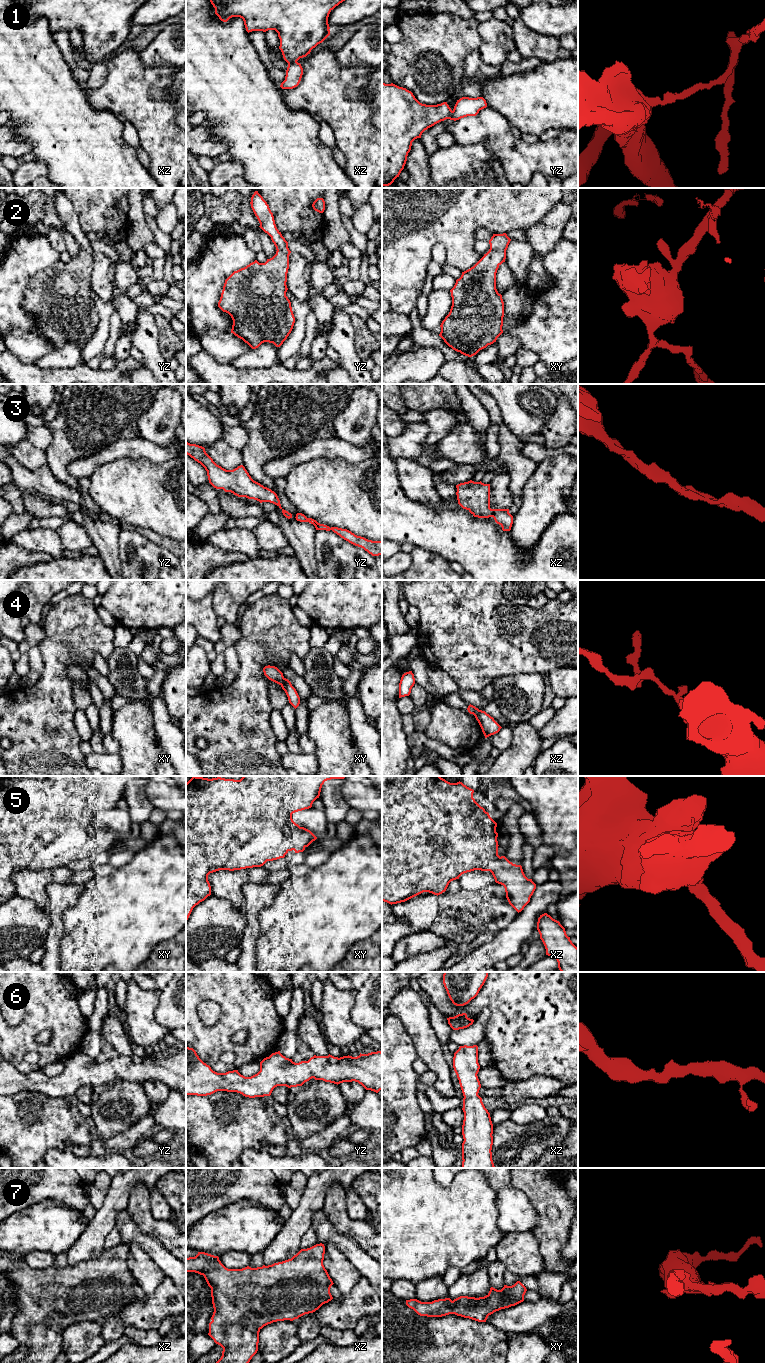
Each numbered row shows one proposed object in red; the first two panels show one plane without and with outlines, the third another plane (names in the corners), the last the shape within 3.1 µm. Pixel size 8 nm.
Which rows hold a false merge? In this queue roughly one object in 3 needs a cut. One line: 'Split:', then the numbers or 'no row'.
Split: 1, 4

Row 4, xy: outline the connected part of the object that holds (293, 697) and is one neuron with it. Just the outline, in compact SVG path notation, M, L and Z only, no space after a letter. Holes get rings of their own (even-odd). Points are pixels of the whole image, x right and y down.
M284 678L281 687L285 691L289 703L296 709L300 704L300 697L296 689L292 686L291 682L286 678Z

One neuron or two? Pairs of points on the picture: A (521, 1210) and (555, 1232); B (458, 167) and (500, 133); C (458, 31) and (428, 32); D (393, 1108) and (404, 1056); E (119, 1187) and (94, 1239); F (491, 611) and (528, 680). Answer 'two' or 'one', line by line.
A: two
B: two
C: one
D: one
E: one
F: two

